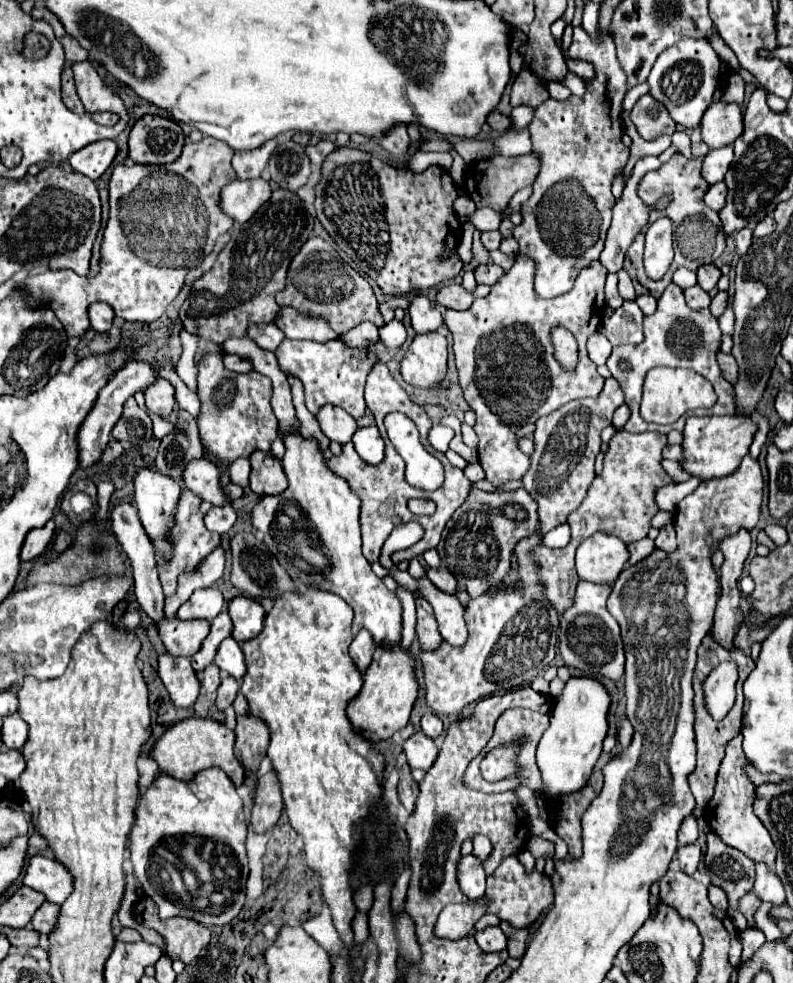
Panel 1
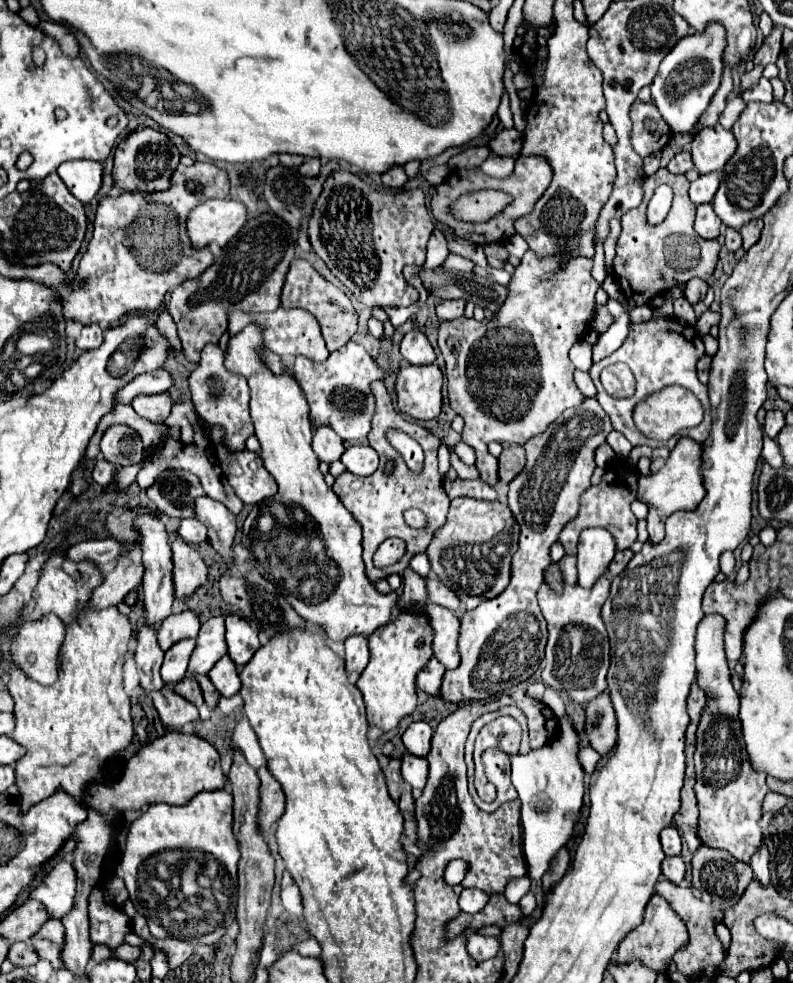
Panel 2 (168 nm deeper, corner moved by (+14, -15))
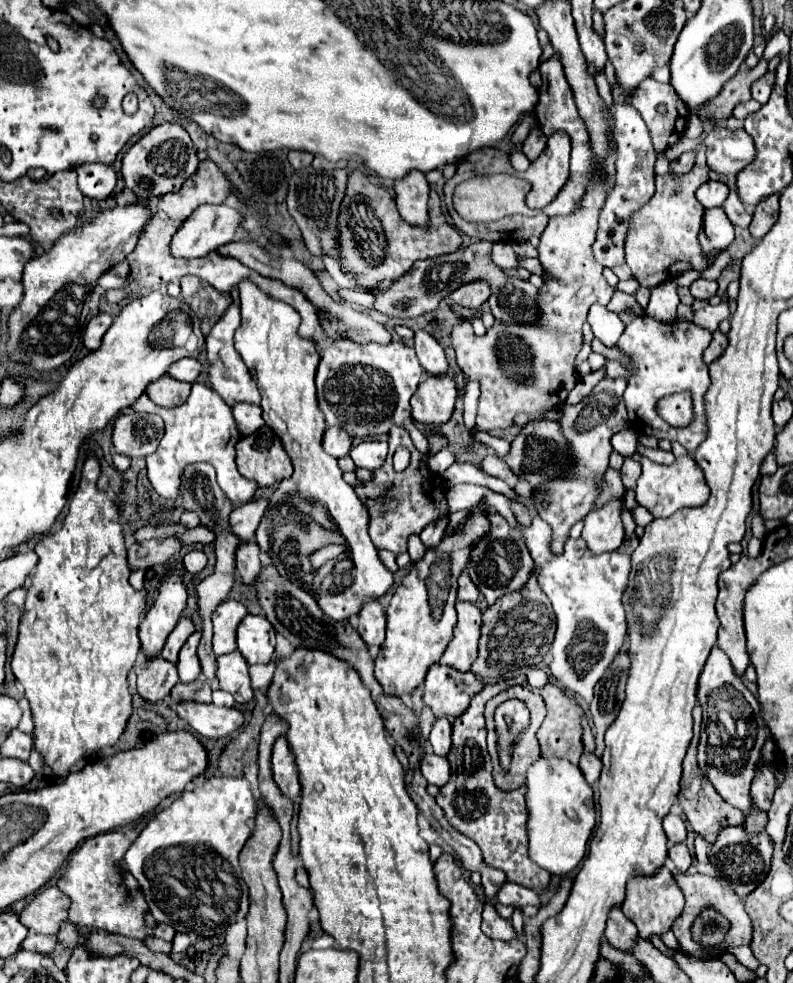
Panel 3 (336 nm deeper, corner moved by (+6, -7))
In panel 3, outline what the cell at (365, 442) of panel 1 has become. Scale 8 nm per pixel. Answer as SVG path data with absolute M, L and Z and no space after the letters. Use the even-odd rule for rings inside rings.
M360 442L358 446L354 446L350 450L350 458L354 460L354 464L358 468L368 468L368 470L378 470L384 460L386 460L386 452L388 452L388 444L386 442Z

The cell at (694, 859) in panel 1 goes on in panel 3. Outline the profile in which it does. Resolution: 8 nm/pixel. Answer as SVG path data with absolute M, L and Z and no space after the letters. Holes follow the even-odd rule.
M672 844L668 848L668 858L674 862L674 866L680 870L680 872L686 872L692 864L692 856L686 848L686 844Z

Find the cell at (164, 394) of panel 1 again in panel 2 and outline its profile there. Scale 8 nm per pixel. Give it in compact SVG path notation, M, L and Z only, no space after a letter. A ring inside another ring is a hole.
M154 394L154 396L138 396L132 400L132 408L138 416L150 422L164 422L172 408L170 394Z

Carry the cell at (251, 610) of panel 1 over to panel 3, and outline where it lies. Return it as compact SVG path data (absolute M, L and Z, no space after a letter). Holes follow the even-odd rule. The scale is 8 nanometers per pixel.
M246 616L238 628L238 650L248 664L268 664L276 648L276 632L272 640L272 624L264 616Z

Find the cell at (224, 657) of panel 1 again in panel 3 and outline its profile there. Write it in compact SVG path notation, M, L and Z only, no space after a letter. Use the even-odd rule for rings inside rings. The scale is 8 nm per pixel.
M238 650L226 656L218 656L216 678L220 682L220 690L230 692L236 702L244 704L252 700L254 692L252 692L250 674L248 674L248 662L242 658Z

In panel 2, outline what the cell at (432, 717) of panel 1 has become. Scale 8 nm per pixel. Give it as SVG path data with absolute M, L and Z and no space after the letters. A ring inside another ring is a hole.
M412 722L406 732L402 734L404 746L408 752L414 756L426 756L430 750L430 738L432 738L432 728L426 722Z

